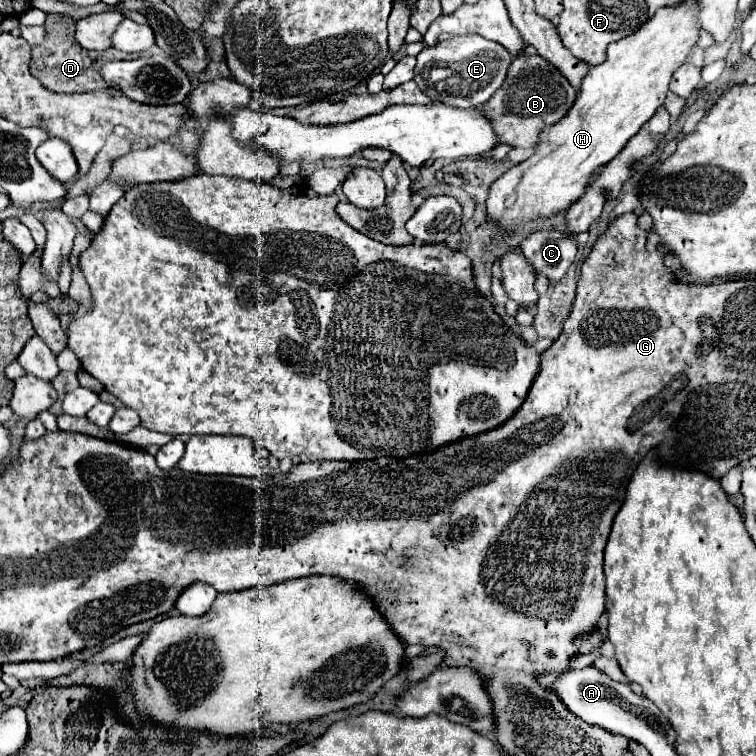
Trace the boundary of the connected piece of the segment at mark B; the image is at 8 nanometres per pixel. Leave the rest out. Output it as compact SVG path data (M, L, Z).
M519 54L519 58L513 58L507 78L503 86L481 106L477 108L481 114L487 114L491 118L491 126L495 126L495 134L499 134L499 142L509 146L521 146L531 148L535 146L539 132L561 120L567 110L571 108L575 100L575 88L547 62L545 58L539 58L539 54Z

